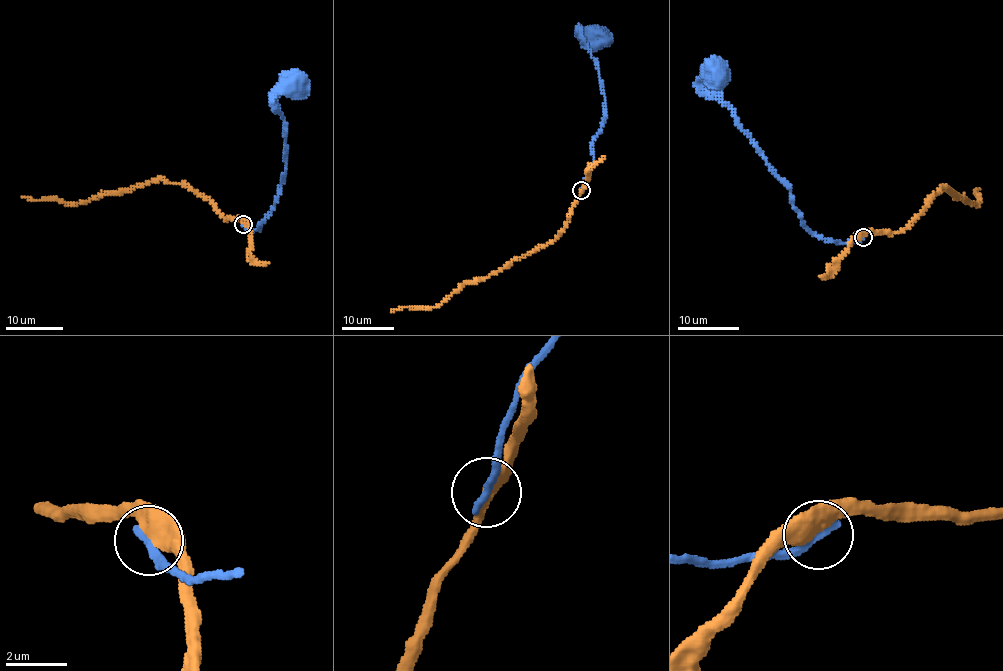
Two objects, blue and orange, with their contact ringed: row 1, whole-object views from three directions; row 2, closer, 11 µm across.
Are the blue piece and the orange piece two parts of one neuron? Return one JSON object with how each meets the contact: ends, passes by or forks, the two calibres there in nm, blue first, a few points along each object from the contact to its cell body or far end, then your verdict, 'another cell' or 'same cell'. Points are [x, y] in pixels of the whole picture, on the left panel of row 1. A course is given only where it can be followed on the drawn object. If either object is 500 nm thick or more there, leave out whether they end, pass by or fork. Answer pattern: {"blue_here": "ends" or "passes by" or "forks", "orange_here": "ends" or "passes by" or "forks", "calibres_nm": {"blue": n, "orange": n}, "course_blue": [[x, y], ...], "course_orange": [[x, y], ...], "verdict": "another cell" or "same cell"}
{"blue_here": "ends", "orange_here": "passes by", "calibres_nm": {"blue": 340, "orange": 440}, "course_blue": [[242, 223], [248, 230], [259, 230], [259, 223], [278, 197], [284, 170], [286, 132], [276, 93], [293, 87]], "course_orange": [[242, 223], [224, 216], [206, 198], [184, 185], [159, 179], [70, 205], [21, 196]], "verdict": "another cell"}

